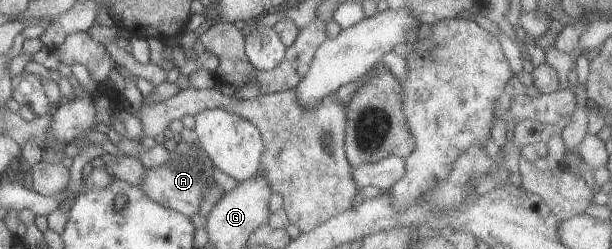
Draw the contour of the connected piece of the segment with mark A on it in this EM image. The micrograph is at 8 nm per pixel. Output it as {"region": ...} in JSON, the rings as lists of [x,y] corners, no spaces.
{"region":[[[181,139],[172,149],[170,159],[154,169],[146,169],[139,189],[156,203],[190,217],[198,211],[203,192],[211,181],[213,165],[199,144]]]}

